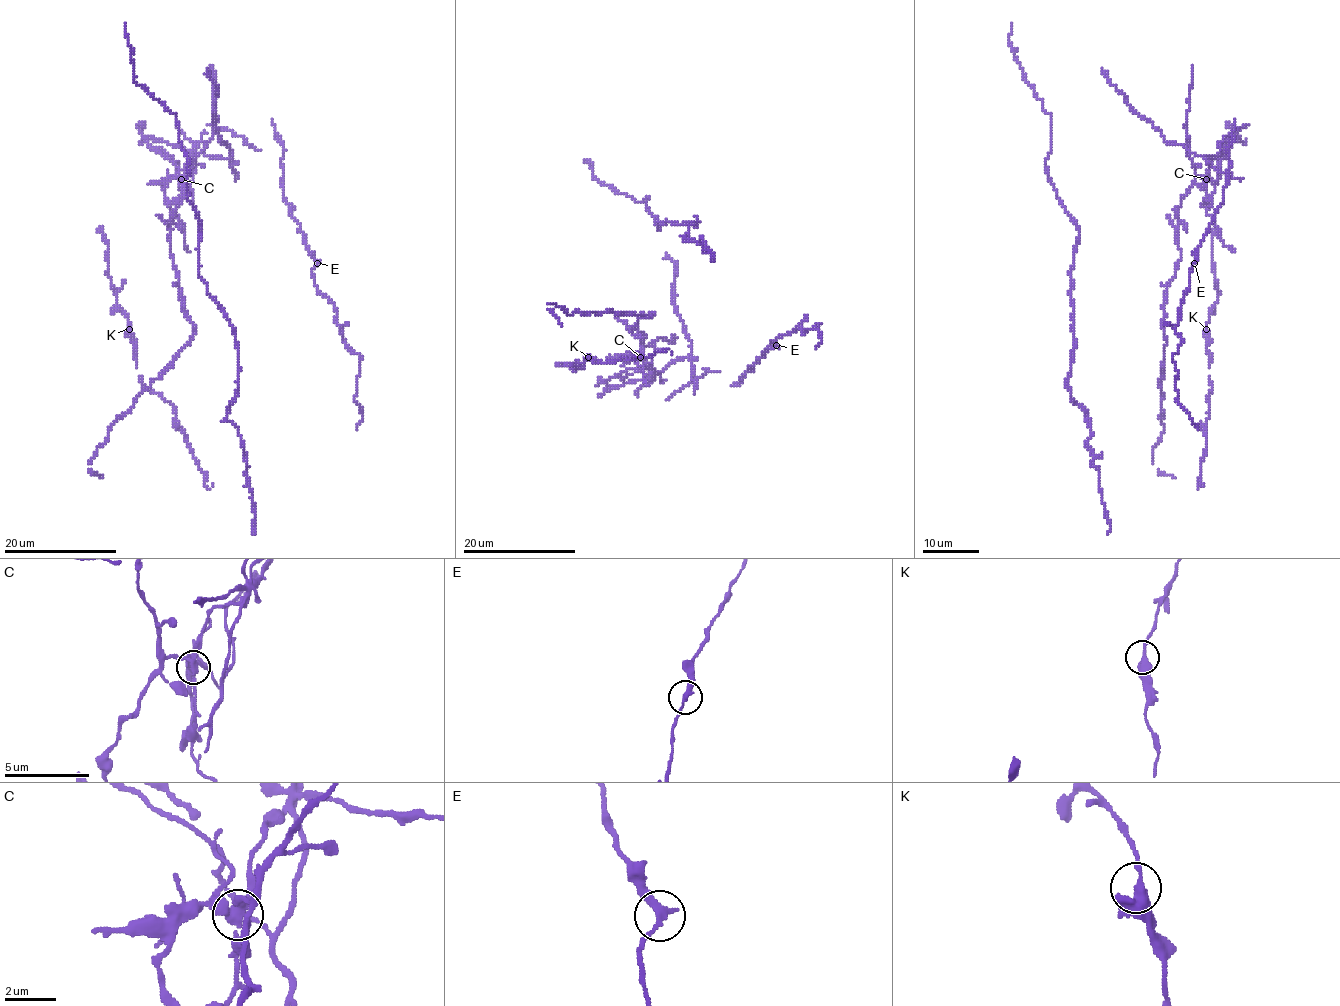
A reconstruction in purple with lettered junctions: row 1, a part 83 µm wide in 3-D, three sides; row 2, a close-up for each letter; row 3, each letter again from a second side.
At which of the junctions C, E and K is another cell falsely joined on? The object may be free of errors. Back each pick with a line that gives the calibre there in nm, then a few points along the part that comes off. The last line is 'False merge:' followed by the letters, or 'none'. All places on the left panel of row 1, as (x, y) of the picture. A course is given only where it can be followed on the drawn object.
C: calibre 280 nm; course (181, 179), (185, 163), (194, 155), (226, 158), (232, 155), (216, 131), (216, 84), (206, 69)
False merge: C

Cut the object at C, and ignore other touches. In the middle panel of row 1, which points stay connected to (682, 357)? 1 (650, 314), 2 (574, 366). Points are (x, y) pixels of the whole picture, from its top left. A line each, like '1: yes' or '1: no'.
1: no
2: no

